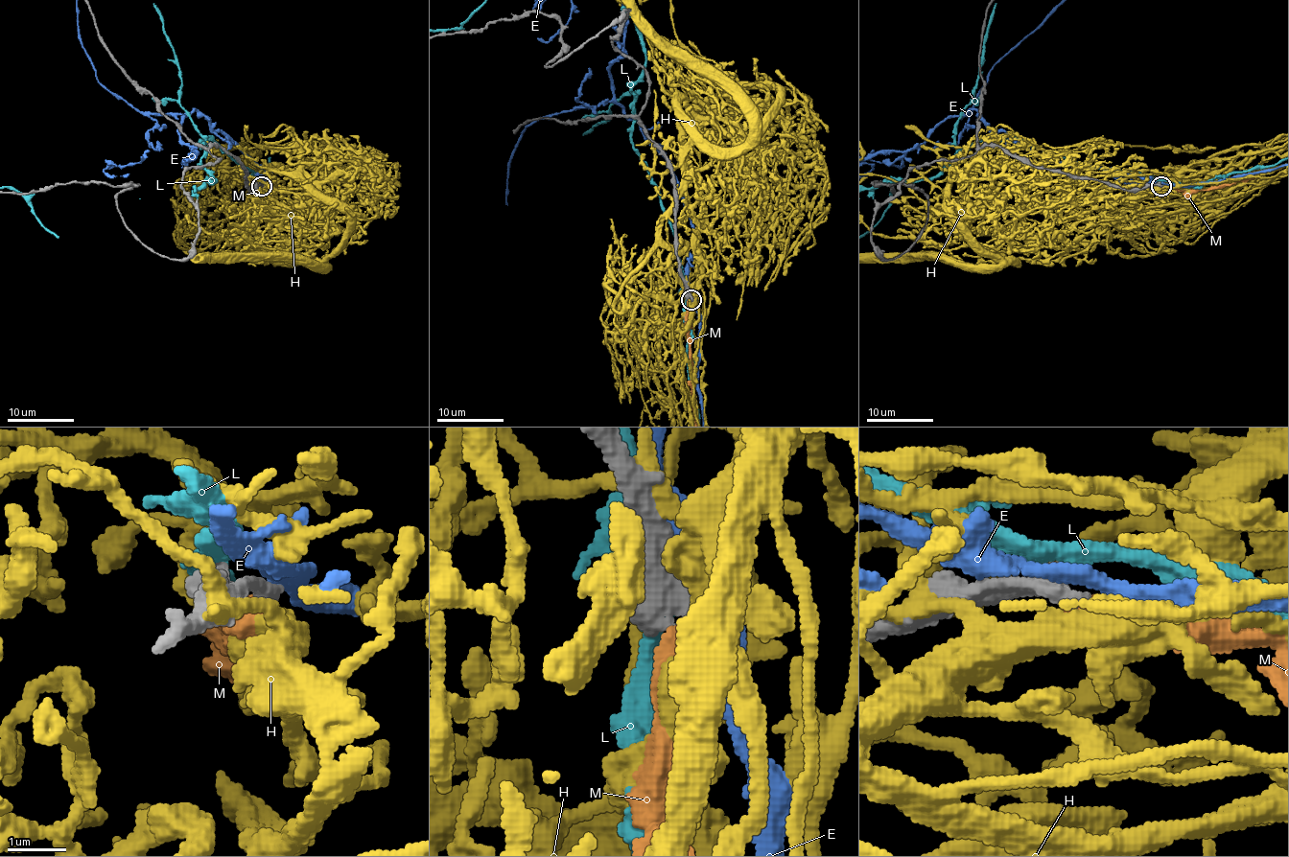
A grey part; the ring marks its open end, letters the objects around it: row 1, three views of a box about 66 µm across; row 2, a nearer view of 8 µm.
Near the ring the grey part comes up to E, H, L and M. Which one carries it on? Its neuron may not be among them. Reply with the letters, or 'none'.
M

